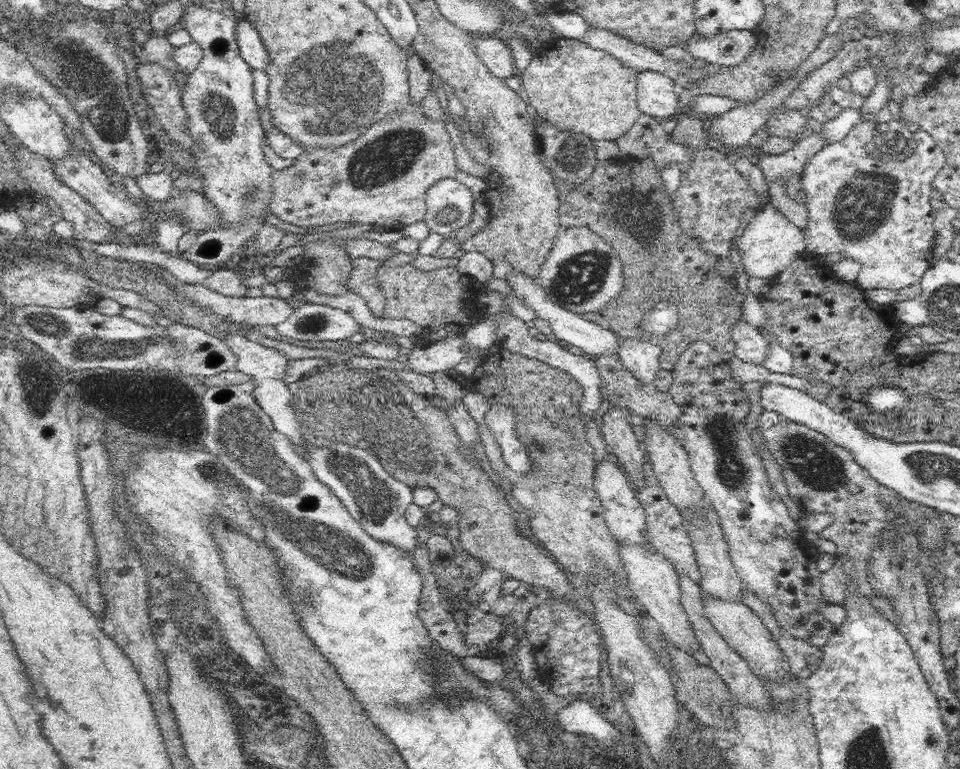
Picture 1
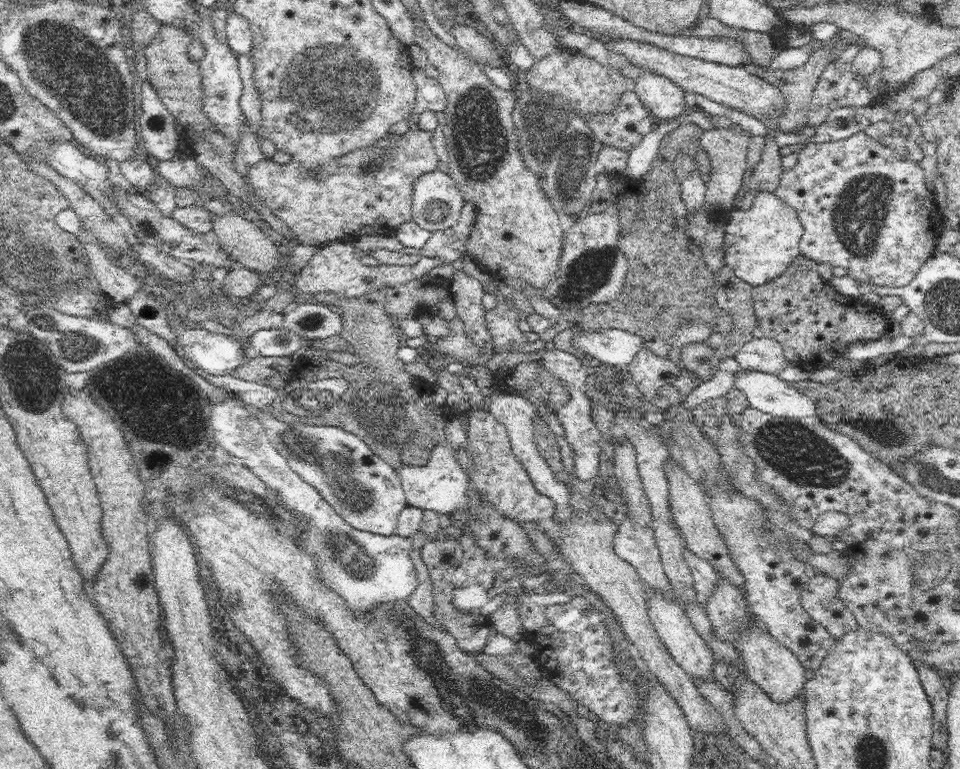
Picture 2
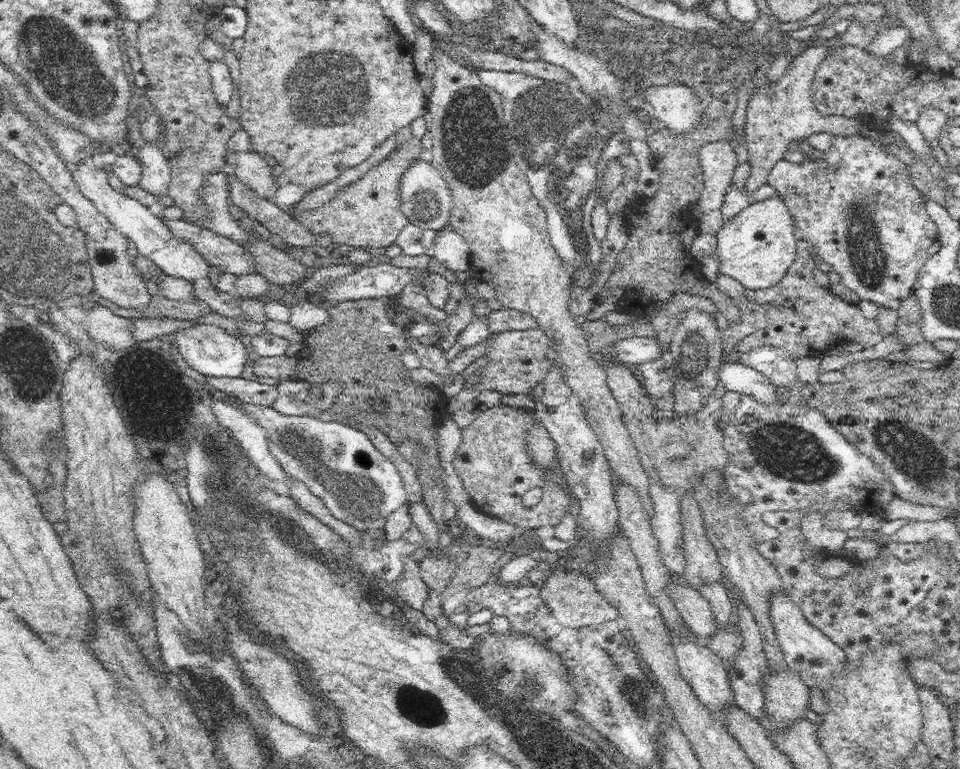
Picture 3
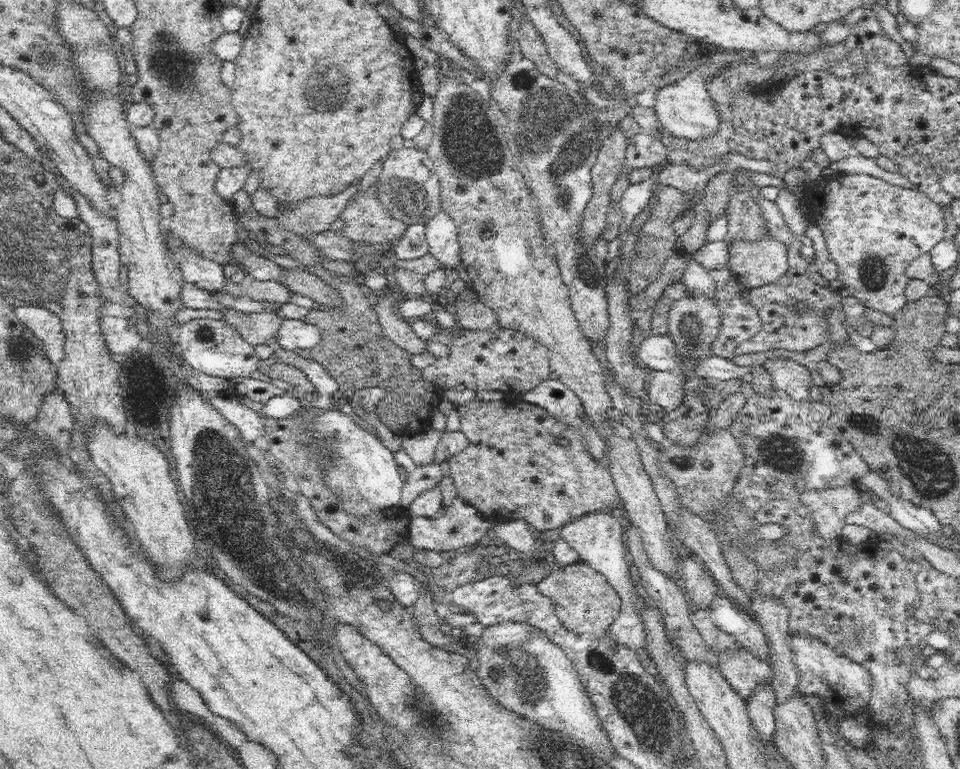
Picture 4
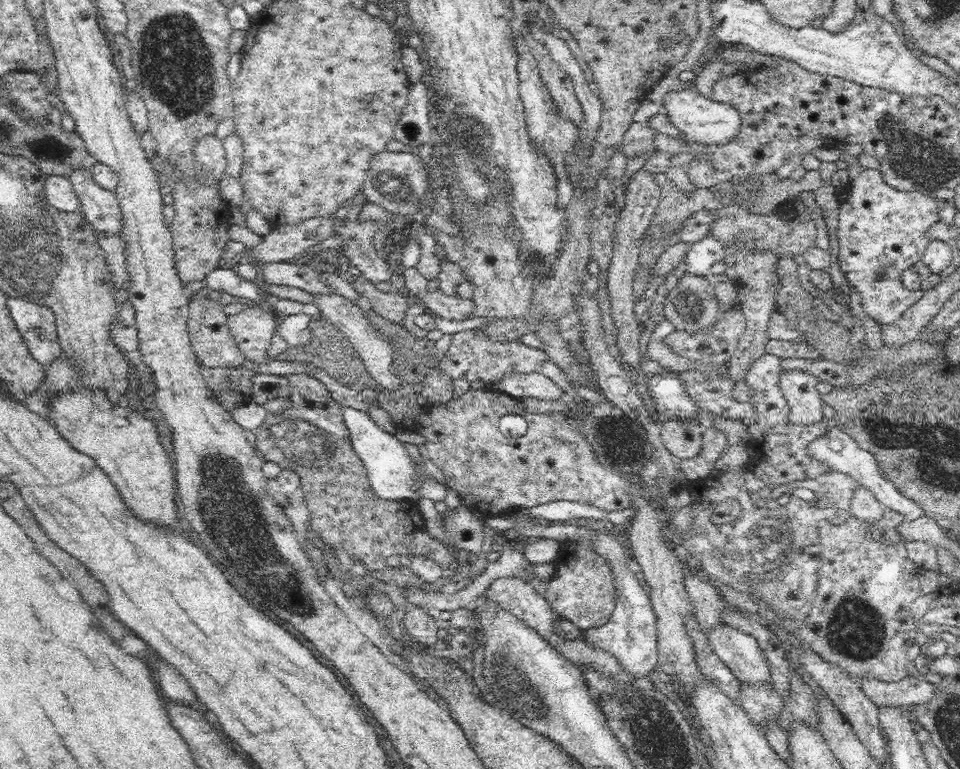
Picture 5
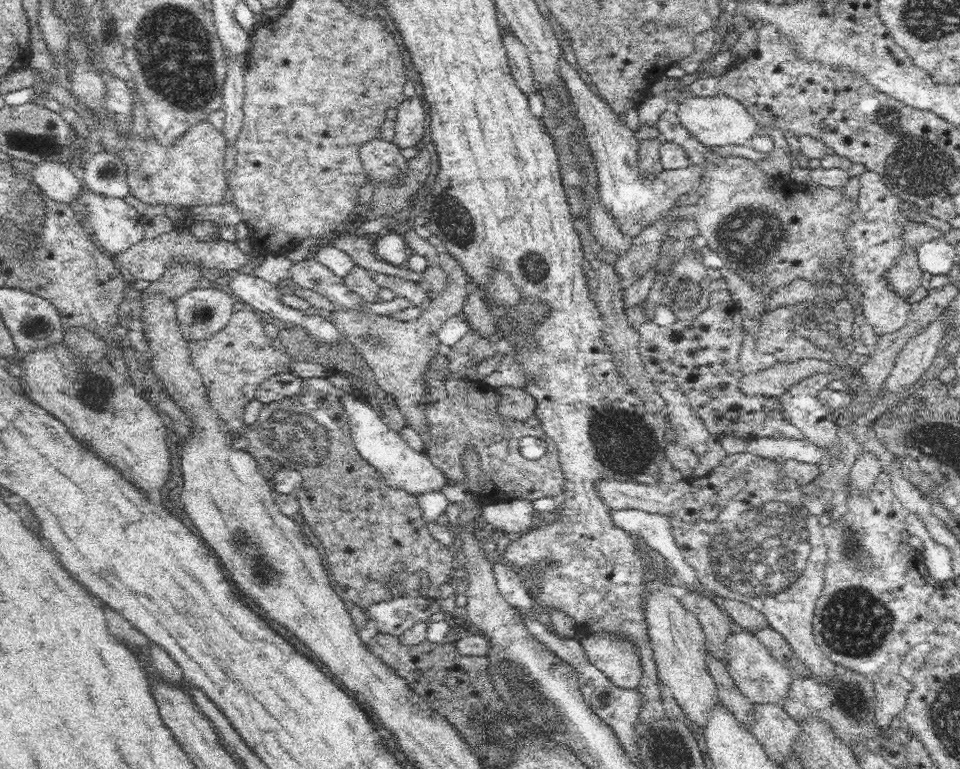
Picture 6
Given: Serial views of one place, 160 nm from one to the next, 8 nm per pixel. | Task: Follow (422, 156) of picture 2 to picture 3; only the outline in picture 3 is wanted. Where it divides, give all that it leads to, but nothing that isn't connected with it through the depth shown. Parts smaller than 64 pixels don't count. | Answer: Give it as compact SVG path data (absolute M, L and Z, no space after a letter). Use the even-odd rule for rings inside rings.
M410 136L410 139L402 143L388 158L372 166L364 176L348 184L344 190L340 190L330 202L314 210L299 210L297 204L294 204L288 213L316 236L328 232L334 244L347 244L363 249L390 246L394 244L400 231L409 223L400 210L400 179L408 166L421 158L422 150L421 139ZM252 150L246 152L231 152L227 153L227 162L234 170L234 173L241 180L248 181L250 188L260 197L264 197L273 201L274 195L276 194L276 189L280 184L280 180L284 181L284 178L274 179L272 175L272 167L268 166L268 163L260 157L260 154Z

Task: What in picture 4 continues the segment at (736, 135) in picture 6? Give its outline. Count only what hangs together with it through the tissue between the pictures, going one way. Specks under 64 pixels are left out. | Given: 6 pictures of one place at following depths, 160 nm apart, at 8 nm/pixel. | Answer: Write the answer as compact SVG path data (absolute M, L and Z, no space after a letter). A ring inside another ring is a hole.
M708 64L698 66L691 72L679 71L677 81L662 87L655 95L655 113L662 124L663 132L675 137L696 140L708 138L720 130L720 120L715 102L706 91L706 84L714 76L719 74L716 66Z

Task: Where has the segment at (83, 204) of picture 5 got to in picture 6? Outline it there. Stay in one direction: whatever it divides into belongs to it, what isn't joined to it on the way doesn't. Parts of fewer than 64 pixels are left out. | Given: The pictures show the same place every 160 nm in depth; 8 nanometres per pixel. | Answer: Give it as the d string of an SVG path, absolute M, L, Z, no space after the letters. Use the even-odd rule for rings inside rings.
M86 185L81 188L79 193L79 198L84 203L85 216L87 216L87 222L94 239L107 254L111 256L121 254L121 252L128 250L130 246L134 246L144 238L144 229L138 219L140 214L124 199L106 197L104 194L98 194L90 190Z

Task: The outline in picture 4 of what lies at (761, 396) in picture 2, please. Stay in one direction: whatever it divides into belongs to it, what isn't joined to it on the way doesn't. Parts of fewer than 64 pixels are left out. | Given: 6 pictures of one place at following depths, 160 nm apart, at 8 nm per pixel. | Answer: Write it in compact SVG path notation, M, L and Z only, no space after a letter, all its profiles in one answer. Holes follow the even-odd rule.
M712 354L707 359L700 359L697 362L696 373L714 382L730 379L740 379L742 382L752 380L750 368L738 366L731 359Z

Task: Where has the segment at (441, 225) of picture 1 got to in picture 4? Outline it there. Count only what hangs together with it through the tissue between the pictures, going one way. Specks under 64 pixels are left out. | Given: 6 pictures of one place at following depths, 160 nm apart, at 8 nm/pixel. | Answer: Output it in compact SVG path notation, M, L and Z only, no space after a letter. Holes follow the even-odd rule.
M402 147L401 149L398 149L395 151L394 150L390 151L387 154L387 156L384 158L382 163L383 163L383 165L381 166L382 170L379 173L379 177L377 178L377 186L379 186L380 191L378 191L377 193L379 196L379 200L382 201L382 204L388 209L388 212L390 212L390 214L394 218L401 220L402 222L406 223L407 225L411 225L411 224L425 225L434 215L437 215L439 213L439 210L442 209L441 208L441 198L439 197L439 192L440 192L439 178L435 174L432 162L429 159L429 157L427 156L426 152L416 149L416 147L414 147L414 148Z

